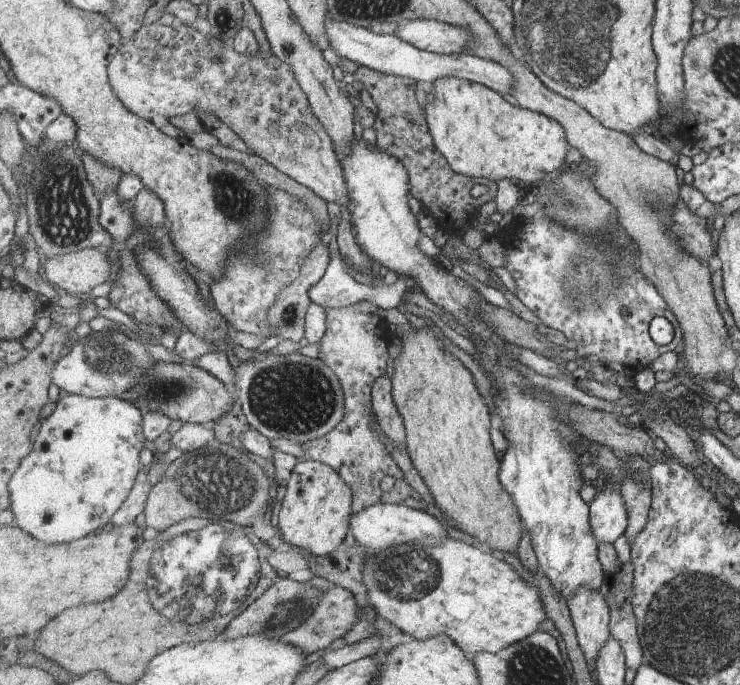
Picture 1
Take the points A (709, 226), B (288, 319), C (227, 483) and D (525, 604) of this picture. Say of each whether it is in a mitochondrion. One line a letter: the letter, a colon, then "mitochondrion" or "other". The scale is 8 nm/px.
A: other
B: mitochondrion
C: mitochondrion
D: other

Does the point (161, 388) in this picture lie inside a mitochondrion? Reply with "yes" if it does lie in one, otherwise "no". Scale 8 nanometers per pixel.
yes

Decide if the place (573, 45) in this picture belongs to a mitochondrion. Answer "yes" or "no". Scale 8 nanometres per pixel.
yes

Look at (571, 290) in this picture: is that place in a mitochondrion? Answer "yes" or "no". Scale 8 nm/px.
yes

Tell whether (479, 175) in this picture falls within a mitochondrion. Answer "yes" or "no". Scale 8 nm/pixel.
no

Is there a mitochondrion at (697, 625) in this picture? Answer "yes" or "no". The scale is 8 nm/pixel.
yes

